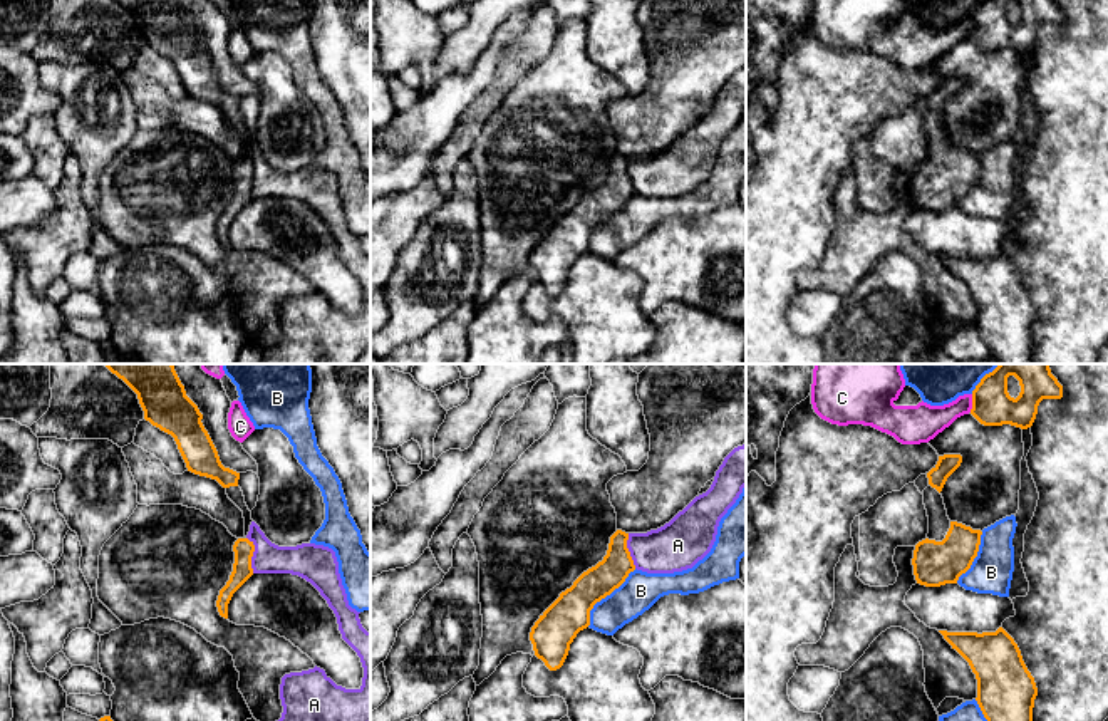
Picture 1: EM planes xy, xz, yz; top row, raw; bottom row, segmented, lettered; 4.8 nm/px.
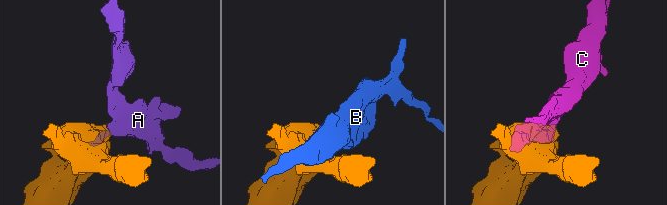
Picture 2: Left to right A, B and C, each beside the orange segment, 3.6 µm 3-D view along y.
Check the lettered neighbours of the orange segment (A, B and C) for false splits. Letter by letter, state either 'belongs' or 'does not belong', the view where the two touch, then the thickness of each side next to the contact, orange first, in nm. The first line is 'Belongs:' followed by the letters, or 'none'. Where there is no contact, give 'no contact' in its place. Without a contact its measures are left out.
Belongs: none
A: does not belong; meets orange in xy; 100 nm thick on the orange side, 160 nm on the other
B: does not belong; meets orange in xz; 190 nm thick on the orange side, 180 nm on the other
C: does not belong; meets orange in yz; 190 nm thick on the orange side, 170 nm on the other

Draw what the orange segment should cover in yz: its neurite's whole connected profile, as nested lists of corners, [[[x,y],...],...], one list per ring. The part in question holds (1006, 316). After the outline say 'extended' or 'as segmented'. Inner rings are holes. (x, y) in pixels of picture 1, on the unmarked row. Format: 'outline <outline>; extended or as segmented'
outline [[[1002,252],[982,258],[939,257],[976,298],[976,325],[989,354],[999,364],[1031,364],[1038,312],[1014,263]]]; as segmented

